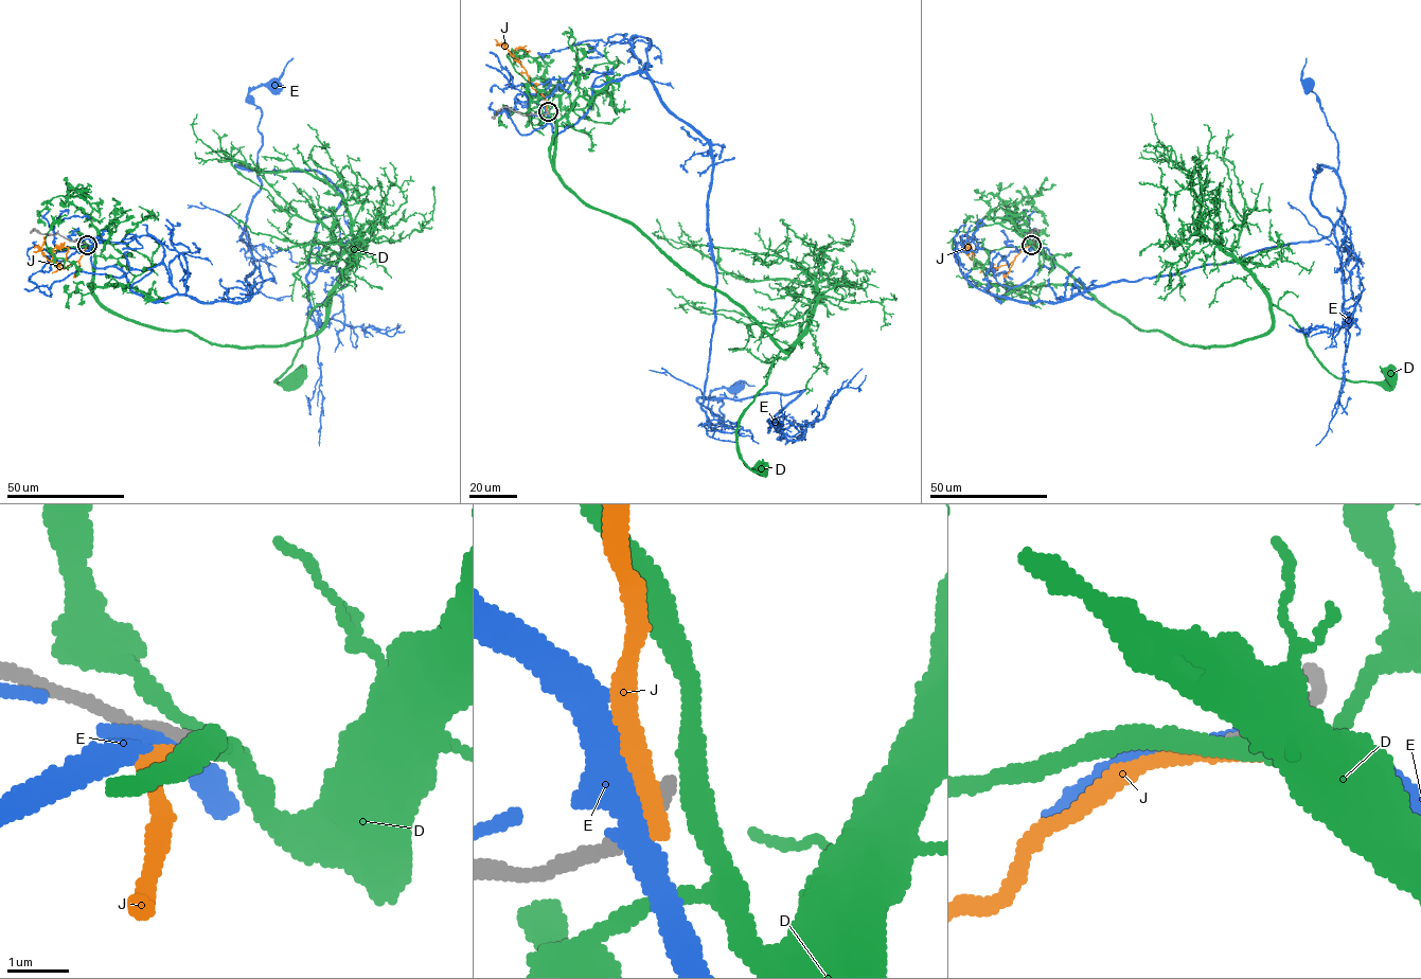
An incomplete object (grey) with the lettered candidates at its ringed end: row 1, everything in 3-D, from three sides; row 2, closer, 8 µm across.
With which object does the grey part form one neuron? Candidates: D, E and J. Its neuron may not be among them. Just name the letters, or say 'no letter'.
no letter

